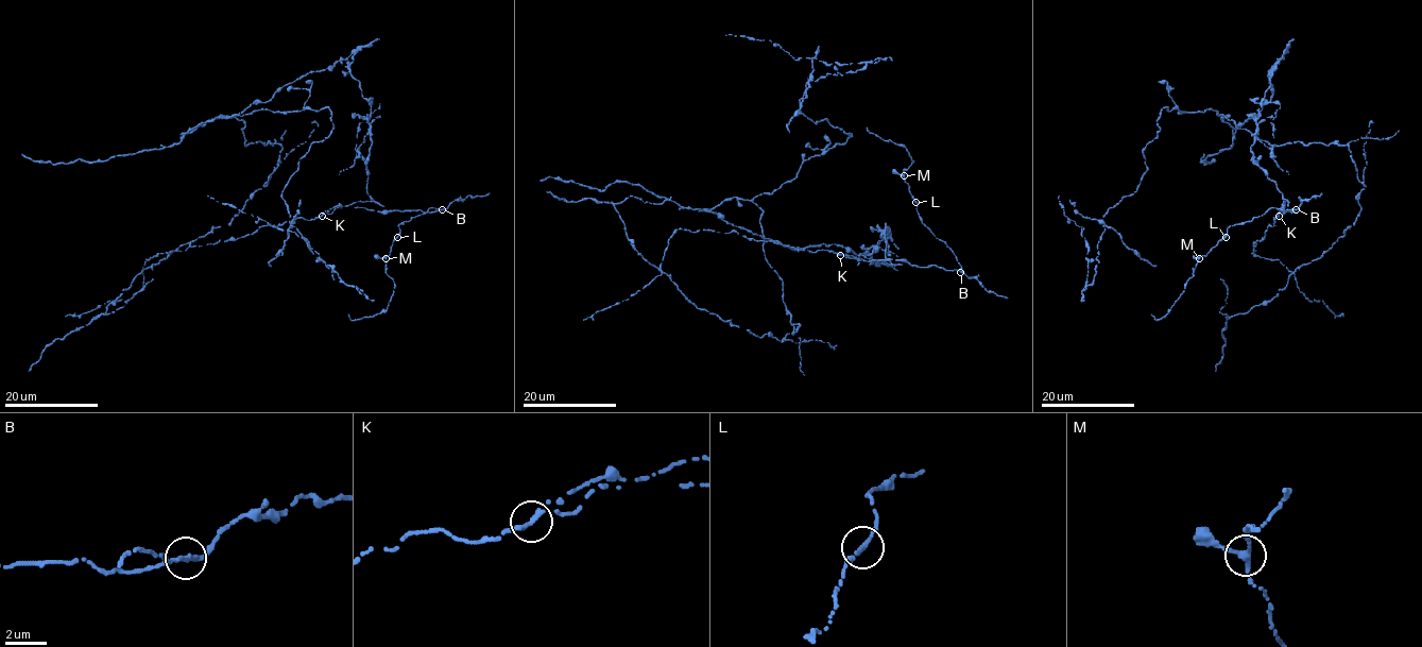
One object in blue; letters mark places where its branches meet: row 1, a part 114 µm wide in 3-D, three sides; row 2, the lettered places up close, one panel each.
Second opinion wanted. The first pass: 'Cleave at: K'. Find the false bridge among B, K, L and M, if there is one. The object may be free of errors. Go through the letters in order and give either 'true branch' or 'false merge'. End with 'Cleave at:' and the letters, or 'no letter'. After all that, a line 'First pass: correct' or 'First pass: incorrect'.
B: true branch
K: false merge
L: true branch
M: true branch
Cleave at: K
First pass: correct

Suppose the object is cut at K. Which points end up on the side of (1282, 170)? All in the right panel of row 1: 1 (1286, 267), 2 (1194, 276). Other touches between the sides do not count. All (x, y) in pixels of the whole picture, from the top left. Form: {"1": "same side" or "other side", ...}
{"1": "other side", "2": "other side"}

